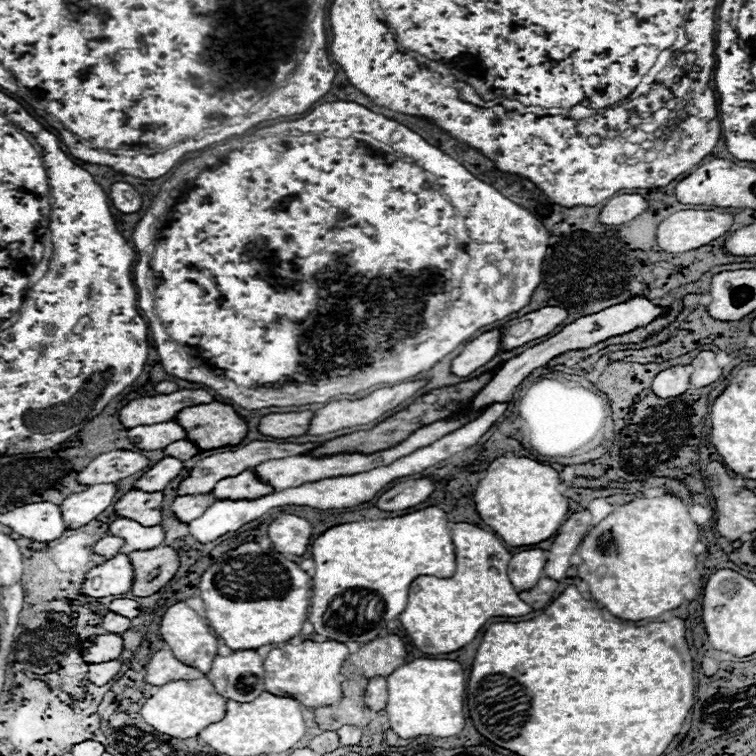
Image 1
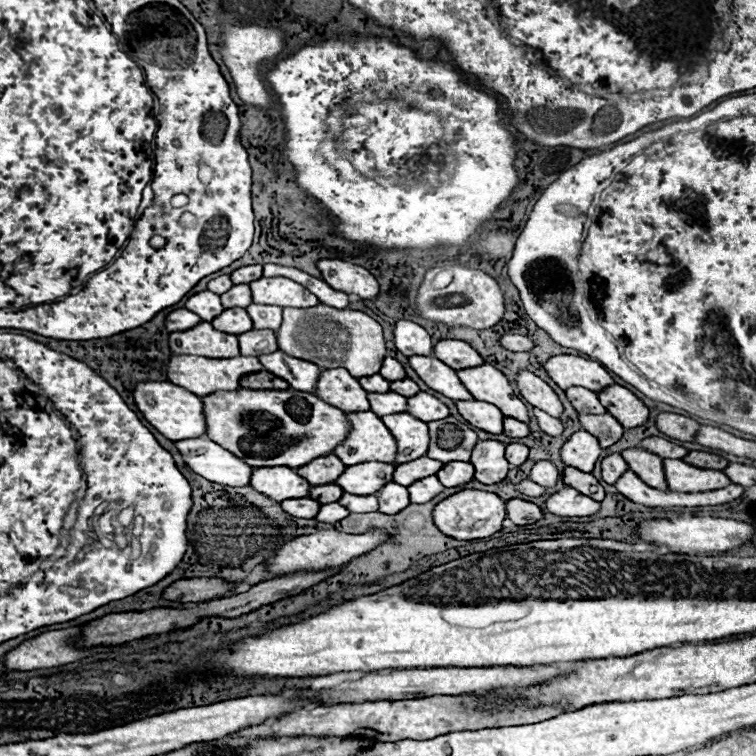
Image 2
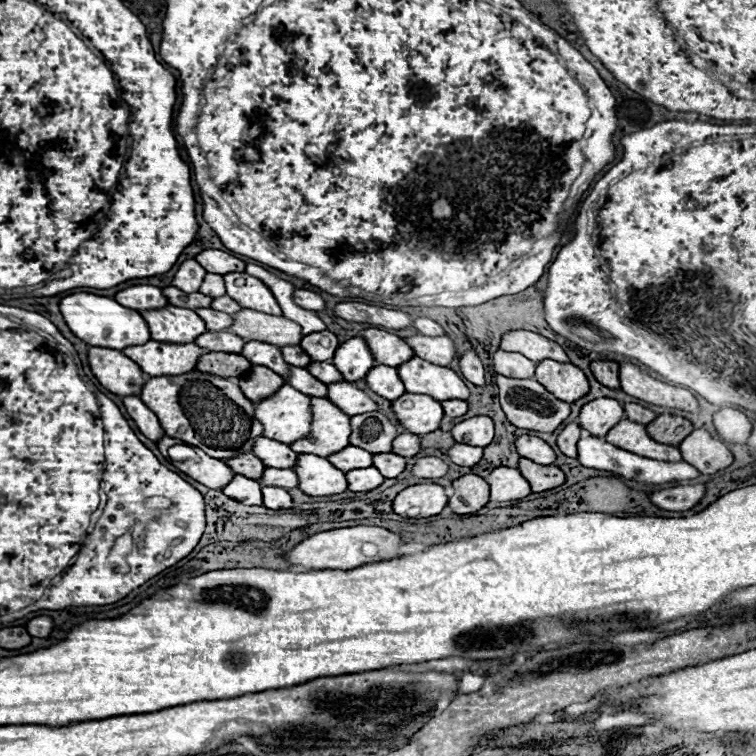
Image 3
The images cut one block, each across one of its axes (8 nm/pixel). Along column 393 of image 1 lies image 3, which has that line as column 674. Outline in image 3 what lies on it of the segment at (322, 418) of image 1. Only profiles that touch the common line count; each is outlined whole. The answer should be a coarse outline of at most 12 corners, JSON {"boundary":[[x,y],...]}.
{"boundary":[[620,364],[622,390],[656,406],[700,412],[696,398],[634,364]]}

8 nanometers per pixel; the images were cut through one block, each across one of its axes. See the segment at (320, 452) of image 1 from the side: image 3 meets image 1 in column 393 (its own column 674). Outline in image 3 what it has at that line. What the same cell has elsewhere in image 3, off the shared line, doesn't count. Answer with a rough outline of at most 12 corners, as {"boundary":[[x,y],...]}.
{"boundary":[[662,414],[646,426],[660,444],[678,446],[694,428],[686,418]]}

